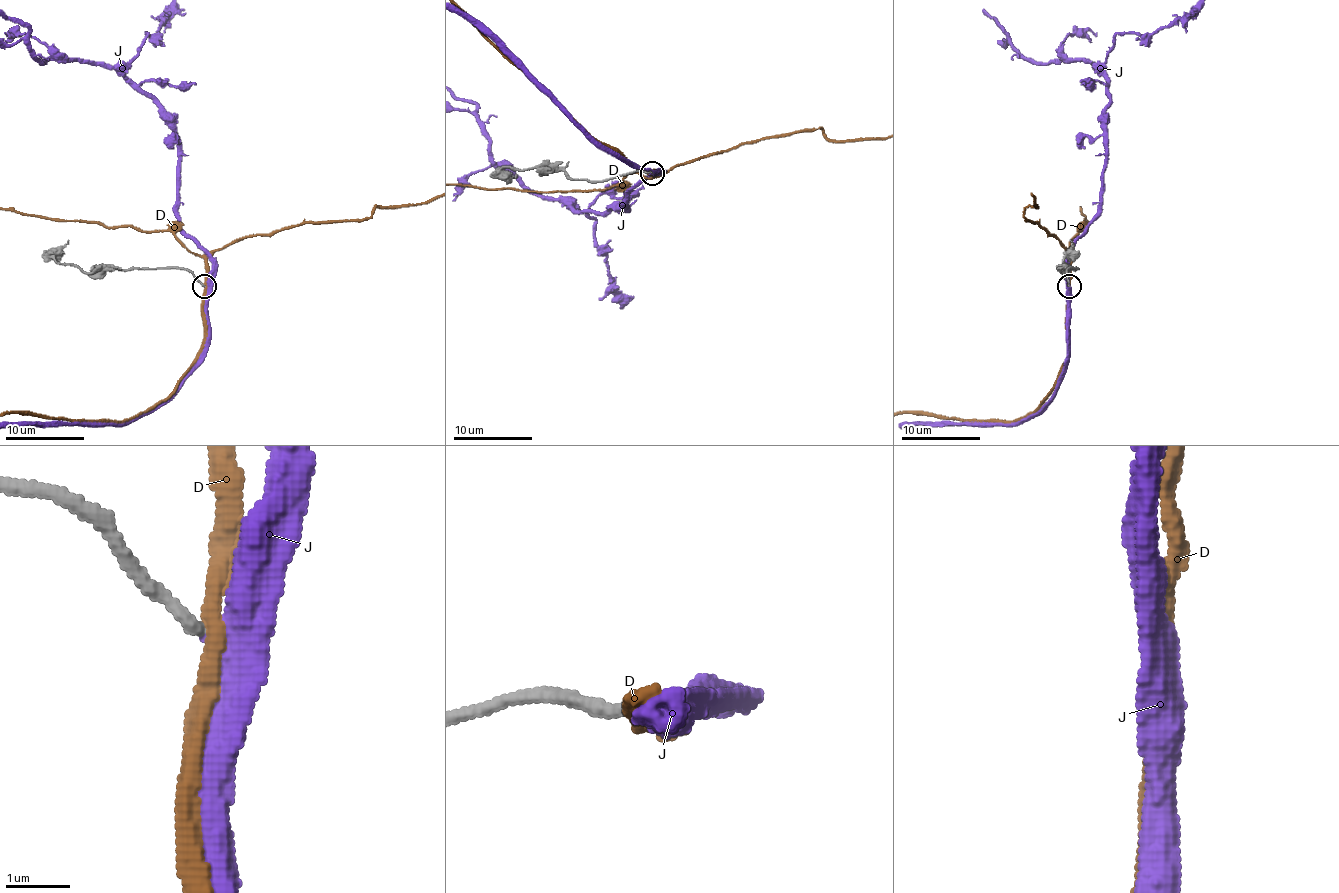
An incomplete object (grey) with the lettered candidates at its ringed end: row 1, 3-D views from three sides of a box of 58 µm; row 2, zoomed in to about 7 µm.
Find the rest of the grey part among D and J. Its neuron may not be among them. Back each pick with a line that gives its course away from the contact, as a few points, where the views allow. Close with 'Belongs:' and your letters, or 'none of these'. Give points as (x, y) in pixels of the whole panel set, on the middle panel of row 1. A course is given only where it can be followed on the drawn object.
Belongs: J

